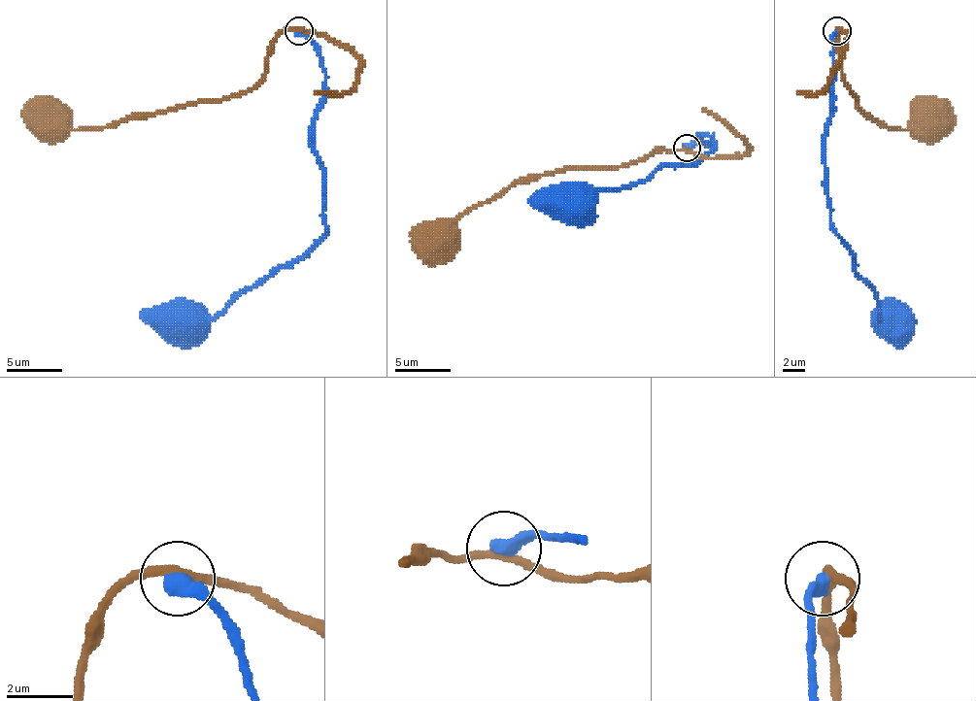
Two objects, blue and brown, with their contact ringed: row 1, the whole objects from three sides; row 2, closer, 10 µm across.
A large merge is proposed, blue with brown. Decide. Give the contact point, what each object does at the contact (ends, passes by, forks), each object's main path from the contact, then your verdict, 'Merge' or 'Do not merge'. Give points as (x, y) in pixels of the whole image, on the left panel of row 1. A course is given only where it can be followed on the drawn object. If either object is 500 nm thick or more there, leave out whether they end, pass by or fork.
Place: (298, 31). At the ring blue ends. At the ring brown passes by. Course of blue: (298, 30), (325, 74), (325, 102), (315, 121), (325, 232), (212, 317), (182, 317). Course of brown: (298, 30), (284, 30), (276, 38), (262, 77), (246, 91), (132, 116), (110, 127), (63, 129), (51, 121). Do not merge

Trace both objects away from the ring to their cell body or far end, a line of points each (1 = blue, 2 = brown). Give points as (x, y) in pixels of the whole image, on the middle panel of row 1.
1: (686, 147), (714, 144), (702, 136), (714, 147), (691, 163), (663, 163), (639, 183), (584, 191), (570, 205)
2: (686, 150), (650, 152), (633, 163), (587, 166), (520, 178), (464, 214), (440, 238)

